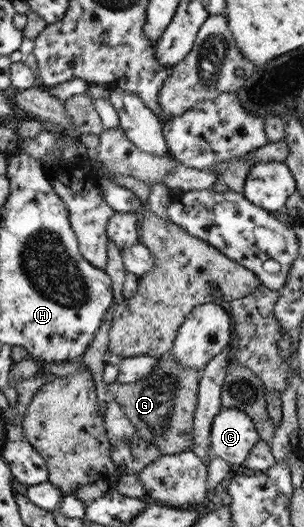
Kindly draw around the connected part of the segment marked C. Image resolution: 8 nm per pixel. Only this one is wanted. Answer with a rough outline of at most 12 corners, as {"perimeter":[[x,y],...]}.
{"perimeter":[[222,408],[209,429],[211,451],[240,466],[258,439],[252,421]]}

